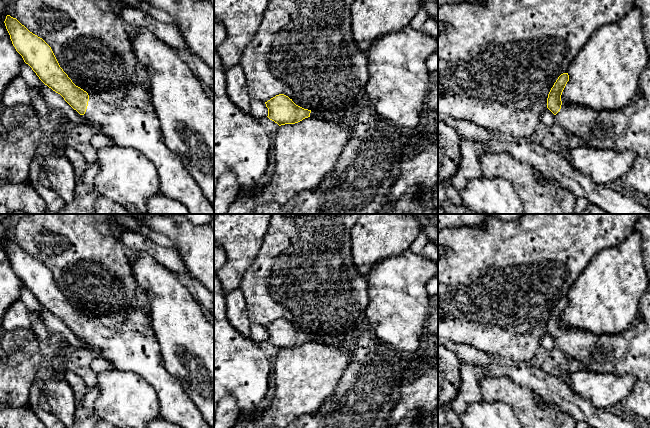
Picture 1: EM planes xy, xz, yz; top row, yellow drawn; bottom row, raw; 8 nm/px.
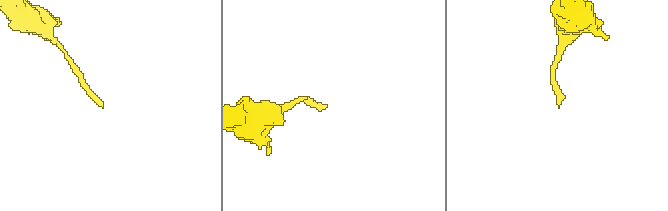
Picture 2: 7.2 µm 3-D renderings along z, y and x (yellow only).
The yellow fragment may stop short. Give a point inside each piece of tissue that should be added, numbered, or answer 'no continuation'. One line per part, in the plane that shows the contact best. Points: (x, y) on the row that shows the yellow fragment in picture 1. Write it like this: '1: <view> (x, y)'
1: xy (126, 115)

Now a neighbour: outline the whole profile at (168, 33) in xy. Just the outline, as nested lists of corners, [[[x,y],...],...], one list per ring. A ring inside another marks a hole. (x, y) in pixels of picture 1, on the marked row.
[[[123,5],[120,6],[119,16],[126,23],[150,31],[177,52],[188,50],[187,44],[175,24],[160,22],[139,9]]]

